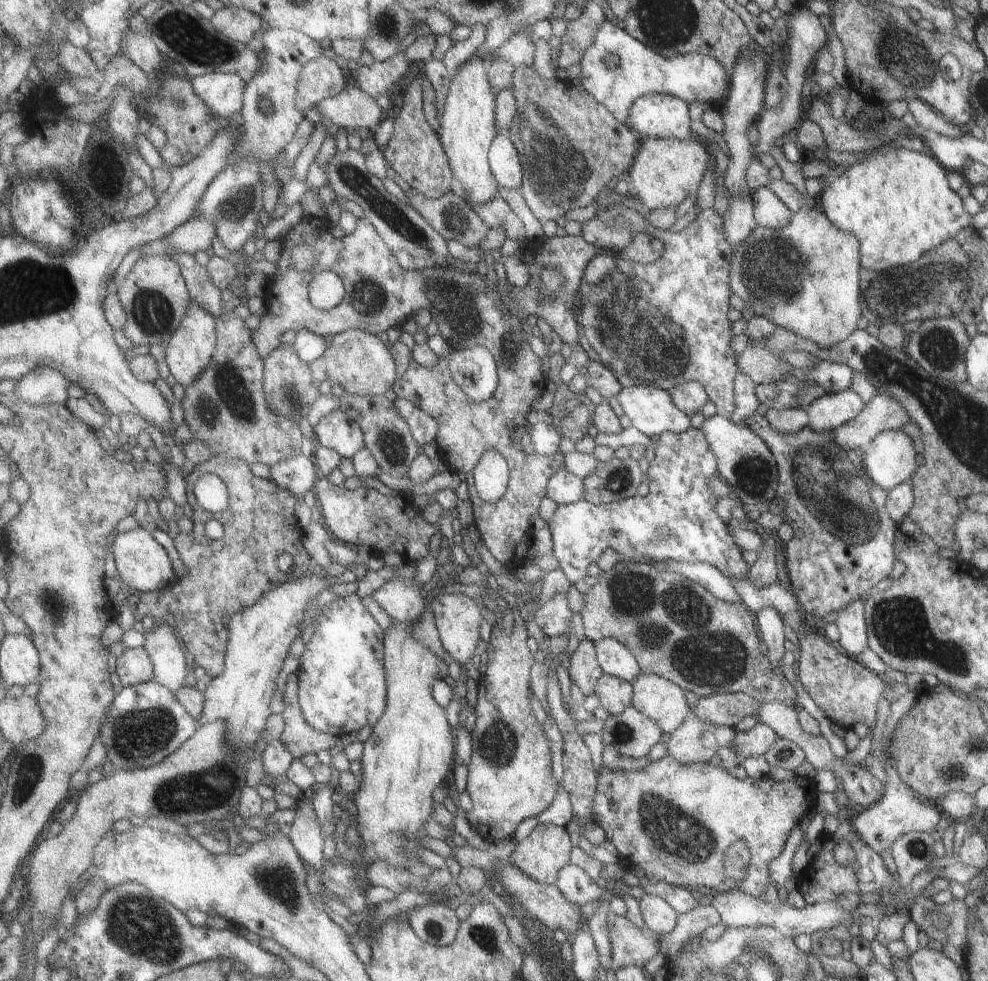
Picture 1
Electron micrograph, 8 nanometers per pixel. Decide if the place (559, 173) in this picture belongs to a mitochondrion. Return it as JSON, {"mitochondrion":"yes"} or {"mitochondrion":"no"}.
{"mitochondrion":"yes"}

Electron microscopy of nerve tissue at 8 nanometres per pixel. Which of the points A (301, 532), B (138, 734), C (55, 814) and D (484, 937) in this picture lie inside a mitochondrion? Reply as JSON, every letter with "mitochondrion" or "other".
{"A":"other","B":"mitochondrion","C":"other","D":"mitochondrion"}

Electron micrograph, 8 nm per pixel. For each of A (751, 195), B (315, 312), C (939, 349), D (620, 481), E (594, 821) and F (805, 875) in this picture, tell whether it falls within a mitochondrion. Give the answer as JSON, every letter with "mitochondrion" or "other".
{"A":"other","B":"other","C":"mitochondrion","D":"mitochondrion","E":"other","F":"other"}

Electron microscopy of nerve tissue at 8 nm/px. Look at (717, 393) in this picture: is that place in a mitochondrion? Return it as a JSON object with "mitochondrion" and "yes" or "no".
{"mitochondrion":"no"}

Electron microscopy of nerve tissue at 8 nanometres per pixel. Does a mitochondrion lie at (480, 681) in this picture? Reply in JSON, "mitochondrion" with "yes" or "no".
{"mitochondrion":"no"}

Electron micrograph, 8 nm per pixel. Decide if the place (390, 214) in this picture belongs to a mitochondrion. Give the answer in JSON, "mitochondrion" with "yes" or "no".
{"mitochondrion":"yes"}

